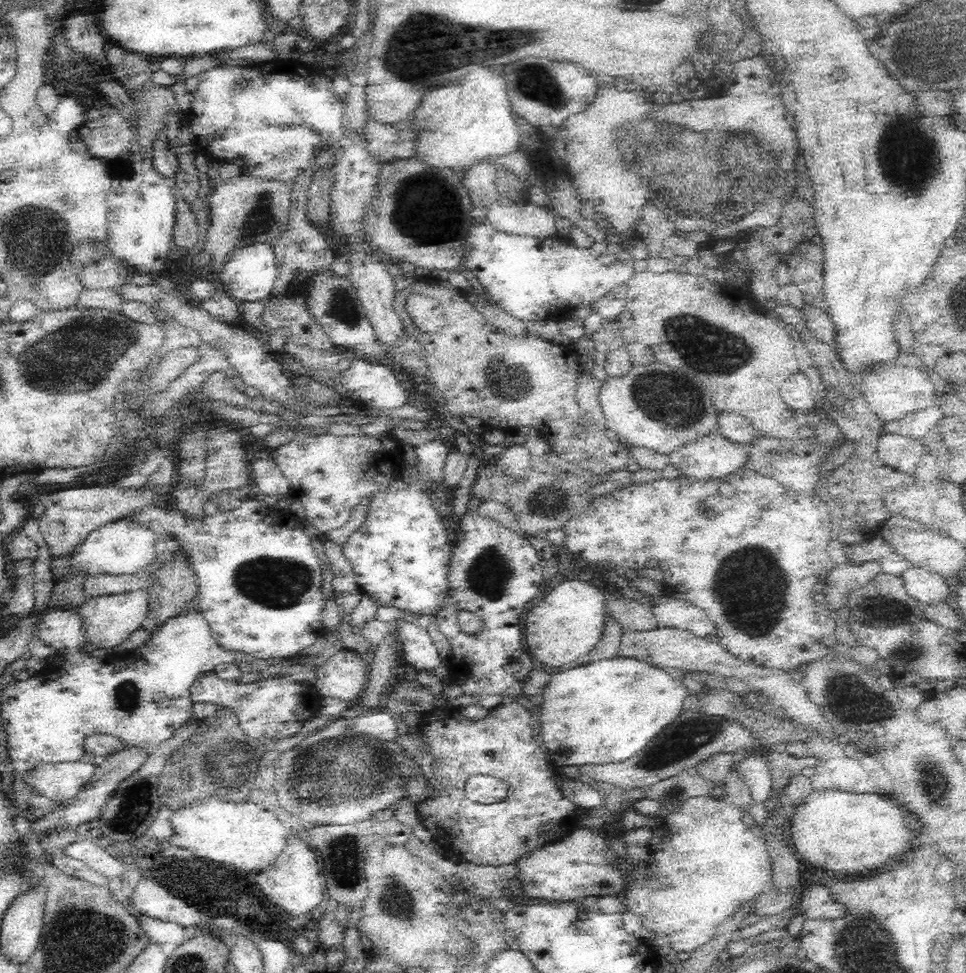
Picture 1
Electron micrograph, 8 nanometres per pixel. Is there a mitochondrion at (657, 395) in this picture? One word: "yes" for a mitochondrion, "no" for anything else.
yes

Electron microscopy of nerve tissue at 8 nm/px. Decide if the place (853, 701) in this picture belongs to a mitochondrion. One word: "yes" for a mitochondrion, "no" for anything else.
yes

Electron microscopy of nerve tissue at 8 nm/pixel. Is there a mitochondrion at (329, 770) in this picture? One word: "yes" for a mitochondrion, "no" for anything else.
yes

